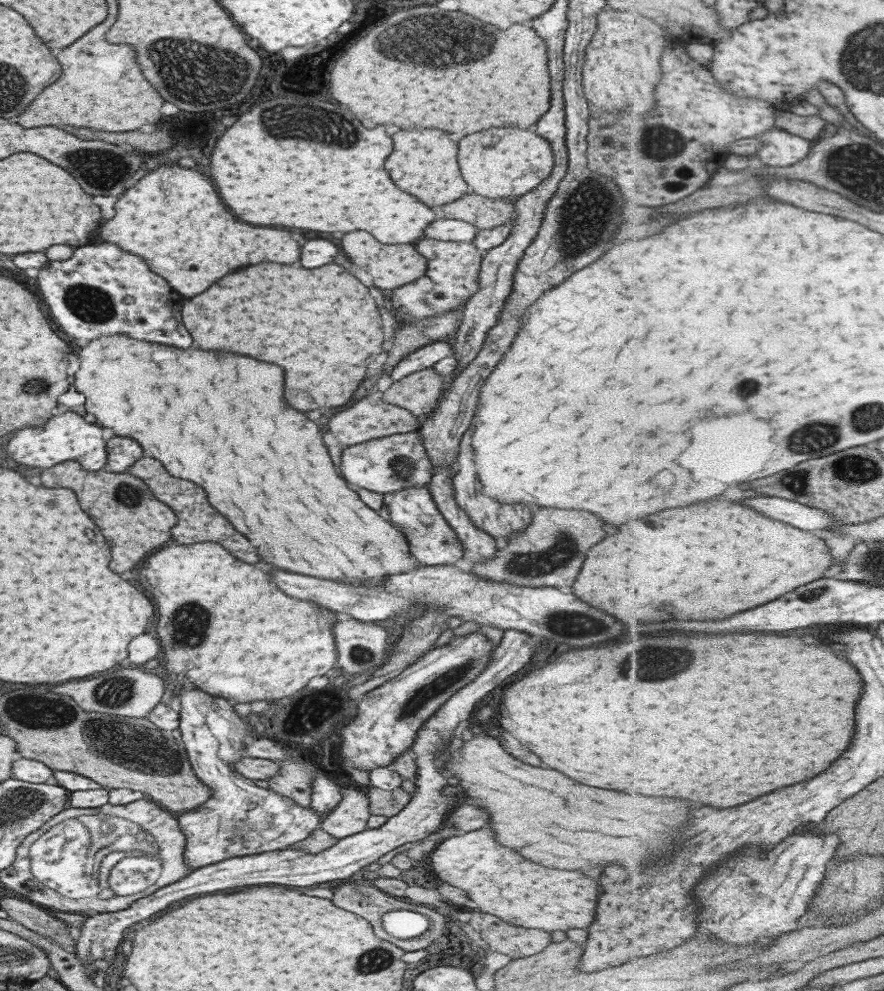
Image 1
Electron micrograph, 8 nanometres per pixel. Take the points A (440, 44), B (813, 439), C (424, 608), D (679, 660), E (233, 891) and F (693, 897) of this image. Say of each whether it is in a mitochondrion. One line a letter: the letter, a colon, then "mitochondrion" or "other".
A: mitochondrion
B: mitochondrion
C: other
D: mitochondrion
E: other
F: other

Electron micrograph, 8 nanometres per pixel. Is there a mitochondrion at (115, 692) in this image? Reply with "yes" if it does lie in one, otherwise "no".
yes

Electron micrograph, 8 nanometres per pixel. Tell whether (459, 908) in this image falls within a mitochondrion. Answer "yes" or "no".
no

